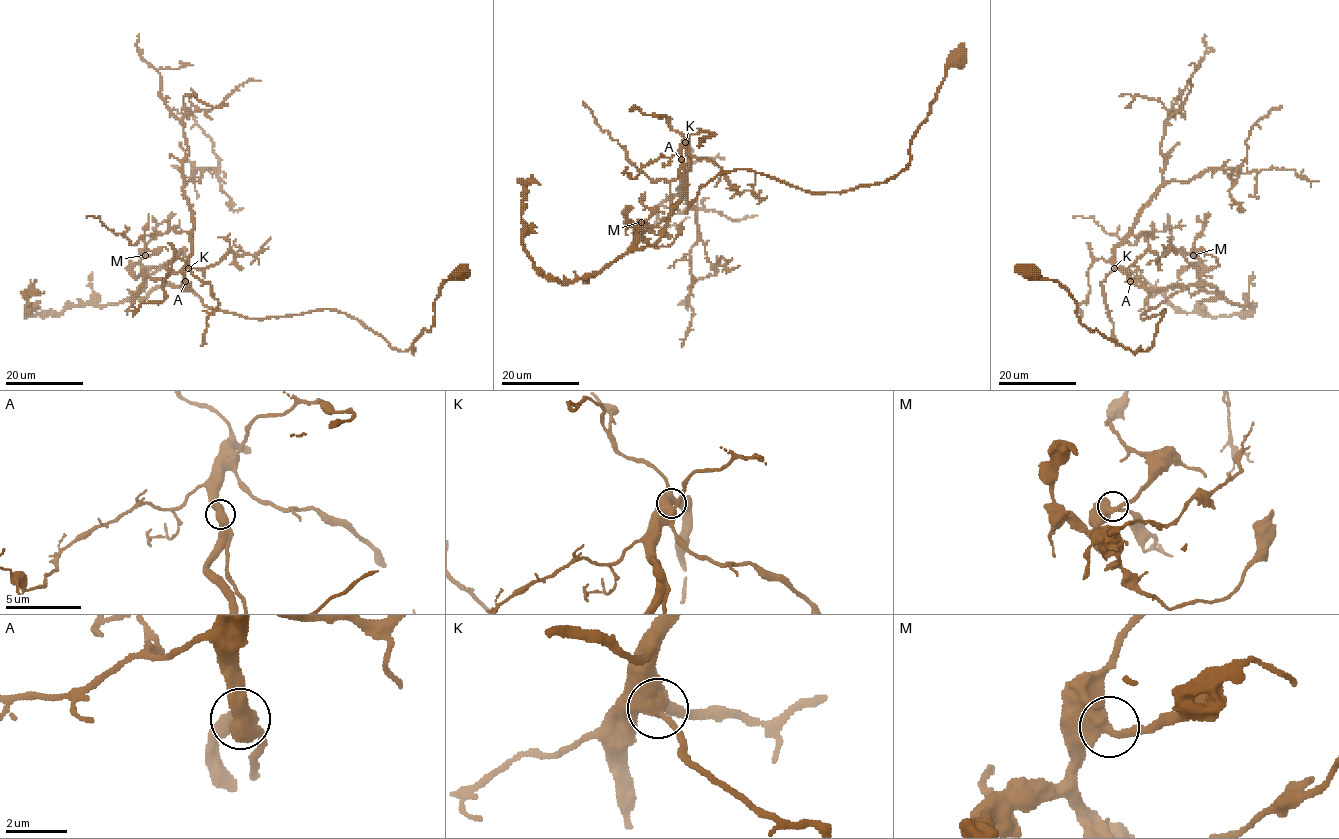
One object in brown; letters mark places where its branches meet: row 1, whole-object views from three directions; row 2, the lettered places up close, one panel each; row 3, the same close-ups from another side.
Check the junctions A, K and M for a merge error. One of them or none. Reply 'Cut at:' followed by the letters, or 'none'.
Cut at: none

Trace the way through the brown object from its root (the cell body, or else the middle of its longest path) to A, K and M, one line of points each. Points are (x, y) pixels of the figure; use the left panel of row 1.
A: (463, 271), (444, 282), (434, 324), (413, 352), (335, 310), (250, 319), (210, 308), (185, 281)
K: (463, 271), (444, 282), (434, 324), (412, 352), (335, 310), (250, 319), (210, 308), (186, 289), (188, 268)
M: (463, 271), (444, 282), (412, 352), (335, 310), (245, 318), (206, 306), (190, 283), (141, 298), (145, 255)

